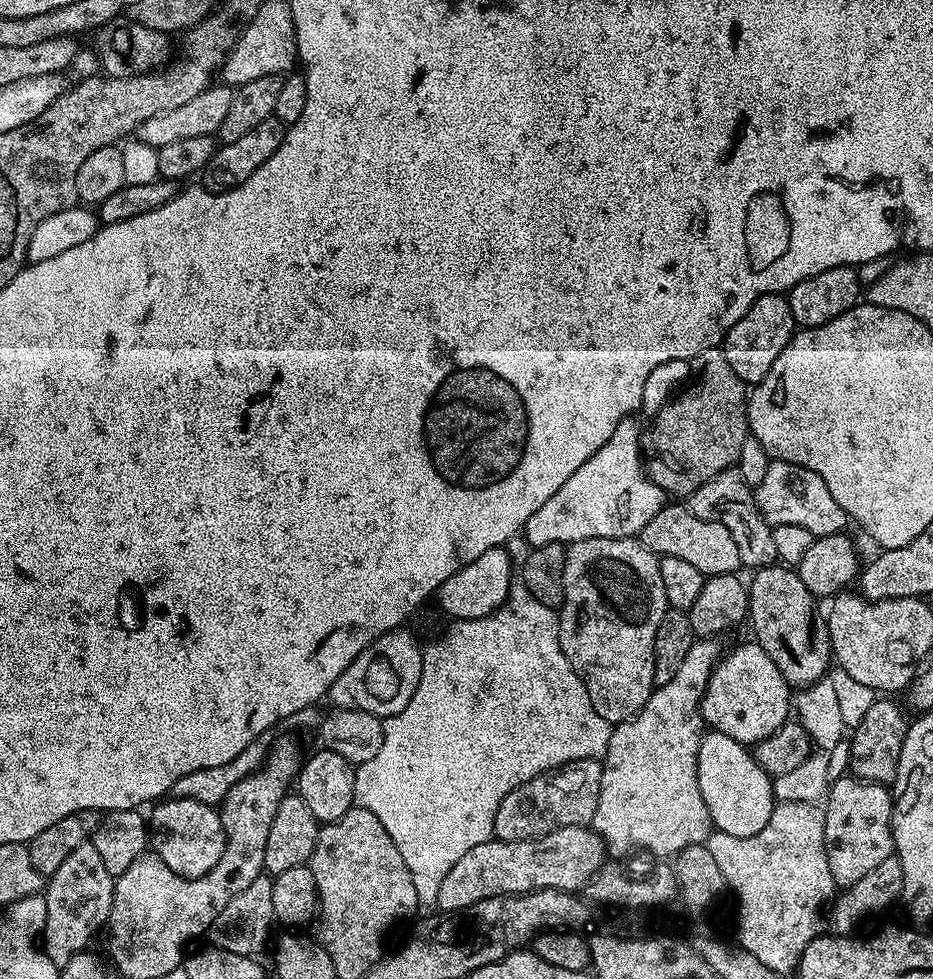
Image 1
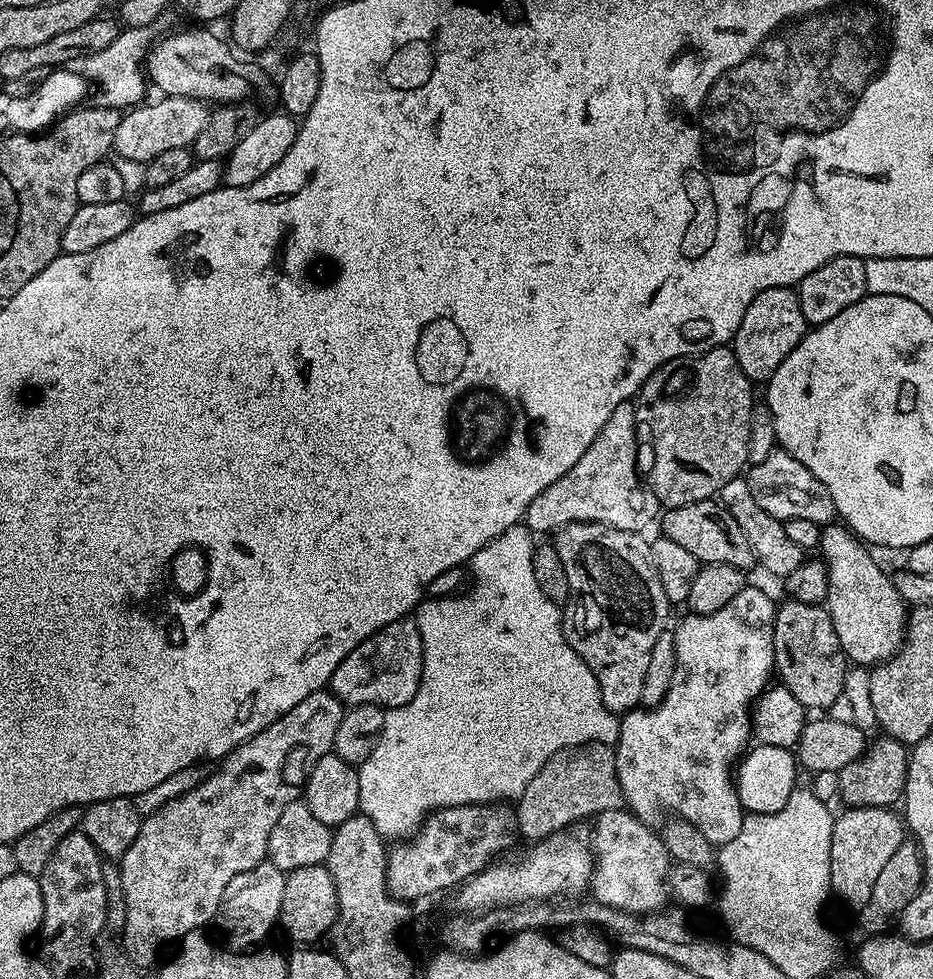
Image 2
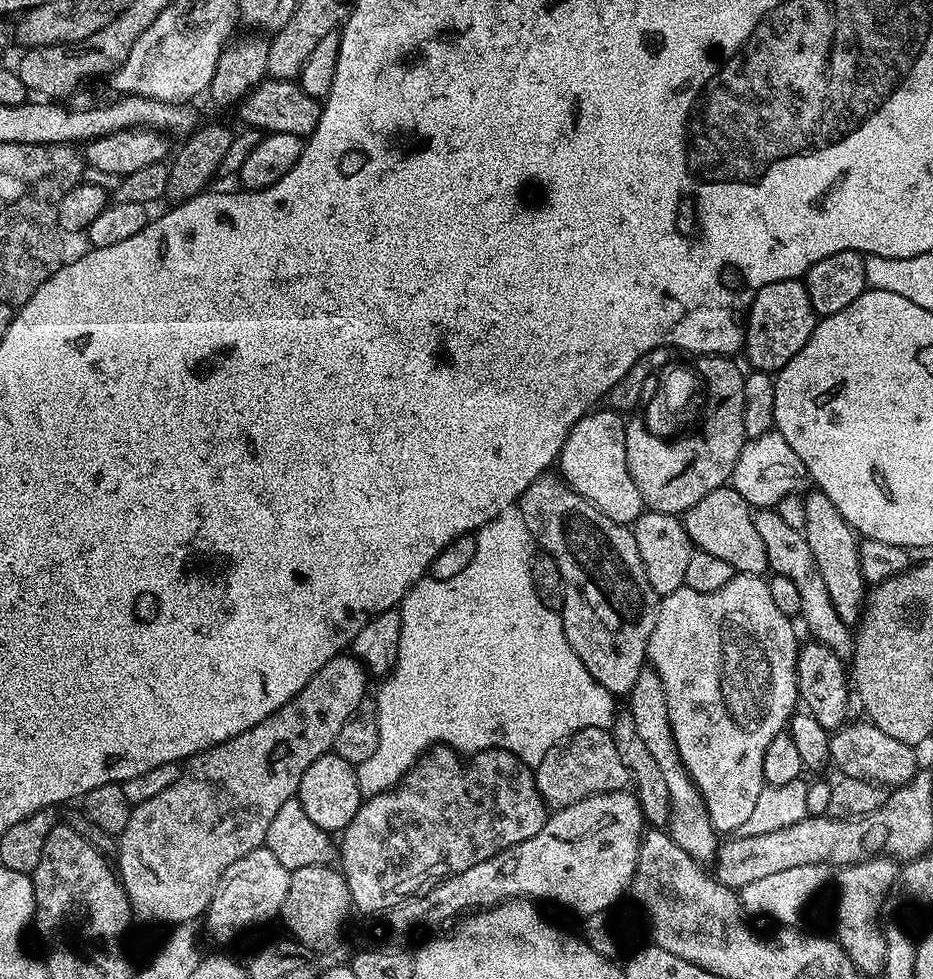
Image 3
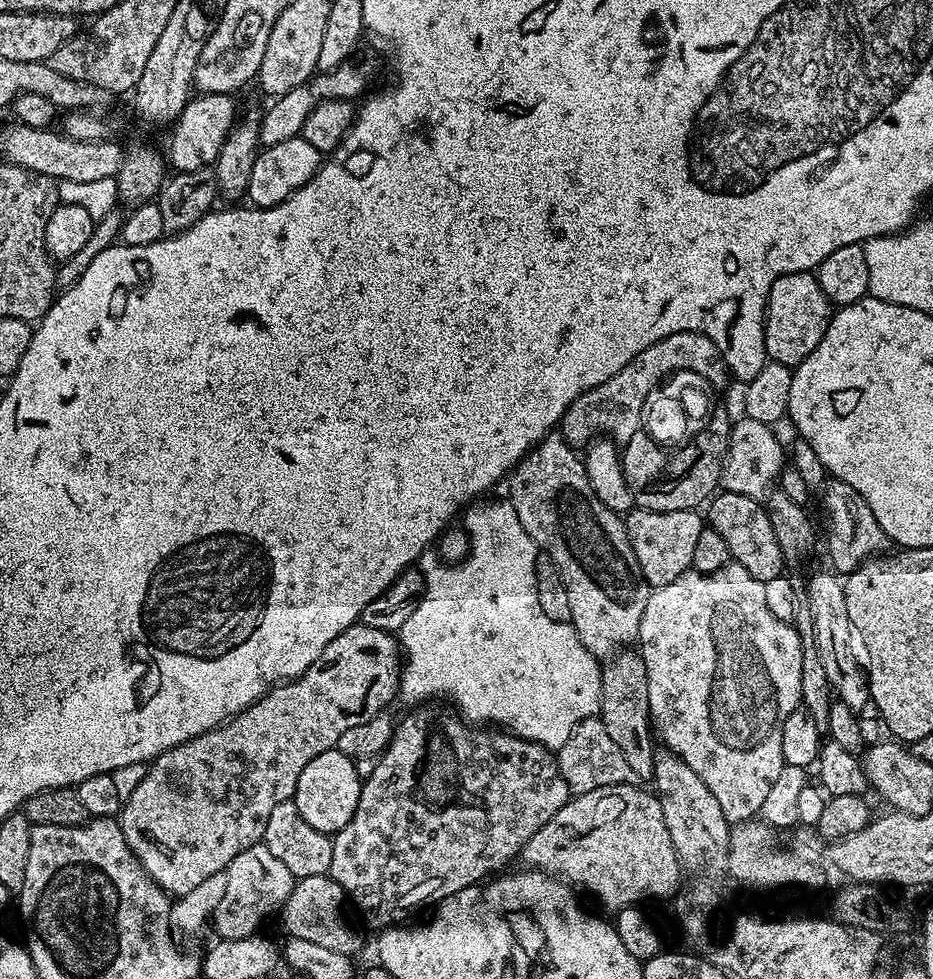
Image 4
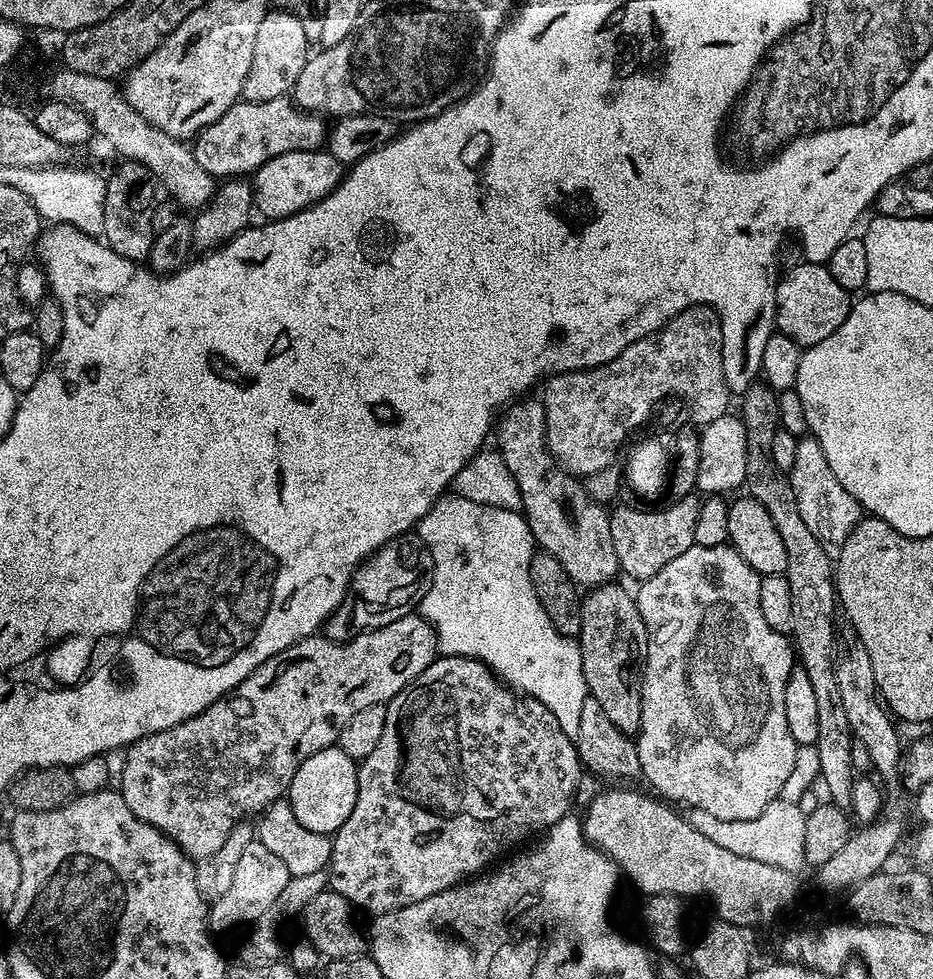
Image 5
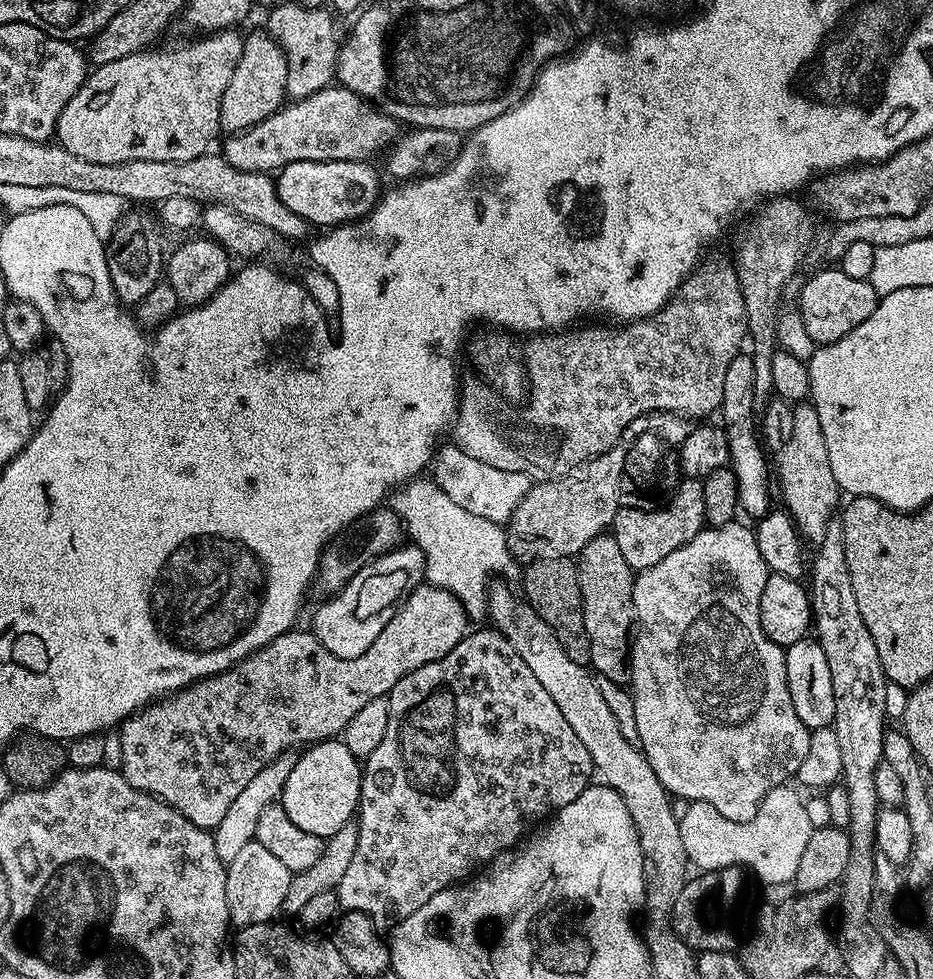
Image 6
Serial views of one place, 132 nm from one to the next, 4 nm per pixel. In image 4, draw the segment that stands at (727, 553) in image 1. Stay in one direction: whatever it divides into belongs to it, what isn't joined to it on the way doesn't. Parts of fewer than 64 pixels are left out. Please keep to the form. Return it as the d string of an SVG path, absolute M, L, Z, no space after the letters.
M720 490L707 501L707 508L707 523L716 531L718 538L726 542L735 563L746 566L746 570L750 570L754 578L763 581L778 578L785 571L786 561L783 552L778 546L773 527L767 518L767 510L761 501L746 498L746 494Z

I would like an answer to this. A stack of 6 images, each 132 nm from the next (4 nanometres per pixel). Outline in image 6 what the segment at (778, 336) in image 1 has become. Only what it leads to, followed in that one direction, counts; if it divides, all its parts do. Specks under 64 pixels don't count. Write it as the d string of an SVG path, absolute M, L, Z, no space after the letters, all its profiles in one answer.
M832 266L805 282L804 289L800 292L798 310L802 314L802 322L806 322L810 338L814 338L819 346L838 342L838 338L850 334L854 326L862 326L862 322L866 322L866 318L874 314L877 299L870 281L850 278L847 274L842 274L839 267Z

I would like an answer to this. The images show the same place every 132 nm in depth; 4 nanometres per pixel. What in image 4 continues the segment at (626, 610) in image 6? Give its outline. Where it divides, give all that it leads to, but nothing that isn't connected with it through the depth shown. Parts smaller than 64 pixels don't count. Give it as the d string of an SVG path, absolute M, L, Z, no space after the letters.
M632 650L621 651L601 667L602 694L598 715L610 733L610 739L617 744L618 750L622 750L626 763L634 769L636 777L648 778L653 775L656 748L652 744L654 736L650 731L650 694L646 682L646 666L639 654L628 651Z

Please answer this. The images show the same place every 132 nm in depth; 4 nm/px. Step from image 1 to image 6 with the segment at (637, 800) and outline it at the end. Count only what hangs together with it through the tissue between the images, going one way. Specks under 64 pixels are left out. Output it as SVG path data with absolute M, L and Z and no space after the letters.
M741 522L723 524L717 528L705 526L701 528L686 546L678 546L674 554L666 554L662 562L650 566L646 570L635 573L632 582L634 594L634 610L638 627L634 632L634 643L630 653L630 691L634 702L634 718L638 722L638 747L650 762L654 774L658 774L658 782L662 782L669 797L681 796L684 802L701 800L710 802L722 818L730 818L730 822L750 822L754 814L758 814L758 806L762 798L779 784L788 784L795 777L798 766L802 766L802 758L810 750L812 732L794 714L794 702L790 702L790 690L786 686L786 662L784 648L775 644L762 630L760 621L760 603L762 589L766 587L766 578L770 575L762 554L758 551L756 533Z

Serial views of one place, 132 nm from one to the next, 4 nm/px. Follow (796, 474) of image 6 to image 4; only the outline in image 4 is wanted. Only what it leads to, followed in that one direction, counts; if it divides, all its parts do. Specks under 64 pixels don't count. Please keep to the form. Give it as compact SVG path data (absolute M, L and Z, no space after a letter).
M835 478L829 479L819 493L820 504L824 507L824 532L828 535L828 560L837 573L847 574L863 564L865 560L887 553L890 548L888 536L878 526L878 518L874 518L874 510L846 482Z

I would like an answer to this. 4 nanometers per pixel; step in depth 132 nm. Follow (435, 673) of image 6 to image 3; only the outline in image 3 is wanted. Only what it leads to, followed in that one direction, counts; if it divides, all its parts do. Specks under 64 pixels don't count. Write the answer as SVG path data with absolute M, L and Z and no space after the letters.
M450 747L429 748L417 760L415 766L400 779L400 783L395 788L377 796L367 797L361 803L358 814L354 814L354 818L348 823L348 827L344 829L338 840L338 860L340 856L338 867L346 878L346 886L350 886L352 902L357 913L359 911L365 912L369 918L375 917L379 913L390 910L390 906L398 906L398 902L416 895L417 892L423 892L433 884L439 884L448 876L462 874L462 870L470 870L470 866L478 866L478 862L486 862L486 858L494 858L494 854L505 852L507 848L518 842L526 842L526 838L534 838L534 834L538 834L538 830L542 830L550 812L540 797L540 791L536 785L536 773L529 765L523 764L514 754L510 754L501 748L491 748L485 752L473 752L467 757L468 764L462 764L460 760L461 757Z

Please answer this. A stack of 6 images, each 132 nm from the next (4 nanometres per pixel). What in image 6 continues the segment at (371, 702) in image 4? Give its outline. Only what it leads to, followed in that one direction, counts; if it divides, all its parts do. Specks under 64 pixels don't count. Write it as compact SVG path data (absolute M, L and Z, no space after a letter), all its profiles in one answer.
M425 582L412 591L394 618L386 622L386 630L374 638L374 646L370 646L366 654L358 654L358 658L343 660L330 654L311 631L283 632L274 642L240 660L233 668L205 680L195 680L189 688L165 696L128 717L118 728L122 742L120 771L130 786L166 802L194 822L194 826L214 830L218 822L226 818L230 802L242 794L258 770L274 762L283 752L339 737L346 722L350 722L366 702L374 702L379 696L387 697L403 676L450 654L468 635L468 623L468 611L457 596Z

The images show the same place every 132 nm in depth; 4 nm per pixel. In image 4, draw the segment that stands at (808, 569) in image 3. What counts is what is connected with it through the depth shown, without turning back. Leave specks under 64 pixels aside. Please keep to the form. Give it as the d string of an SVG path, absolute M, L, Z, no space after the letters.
M835 571L816 572L808 580L808 600L806 606L813 616L813 638L818 658L826 670L831 691L835 699L846 702L856 713L863 713L870 704L868 694L868 651L858 626L850 622L850 613L846 611L846 594L841 577Z

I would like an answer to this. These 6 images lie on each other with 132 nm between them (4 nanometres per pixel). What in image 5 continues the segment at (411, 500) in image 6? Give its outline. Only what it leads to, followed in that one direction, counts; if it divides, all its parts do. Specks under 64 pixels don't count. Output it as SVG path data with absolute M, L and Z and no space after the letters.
M445 494L420 519L418 535L422 538L422 542L426 542L430 554L434 558L434 574L424 595L420 598L418 612L419 615L424 616L432 623L432 628L436 632L437 649L445 656L469 656L488 665L509 688L523 695L530 696L533 700L542 702L542 706L546 706L546 710L550 710L550 714L554 714L554 718L558 718L558 726L562 726L562 730L566 730L568 736L576 737L578 734L578 721L582 715L582 702L586 702L586 698L589 695L586 678L582 674L580 645L573 637L564 636L557 630L554 622L550 622L546 610L542 610L542 602L538 602L538 594L534 594L534 586L530 582L530 562L534 551L534 541L527 520L516 510L512 511L510 509L500 509L498 506L482 505L457 494Z

